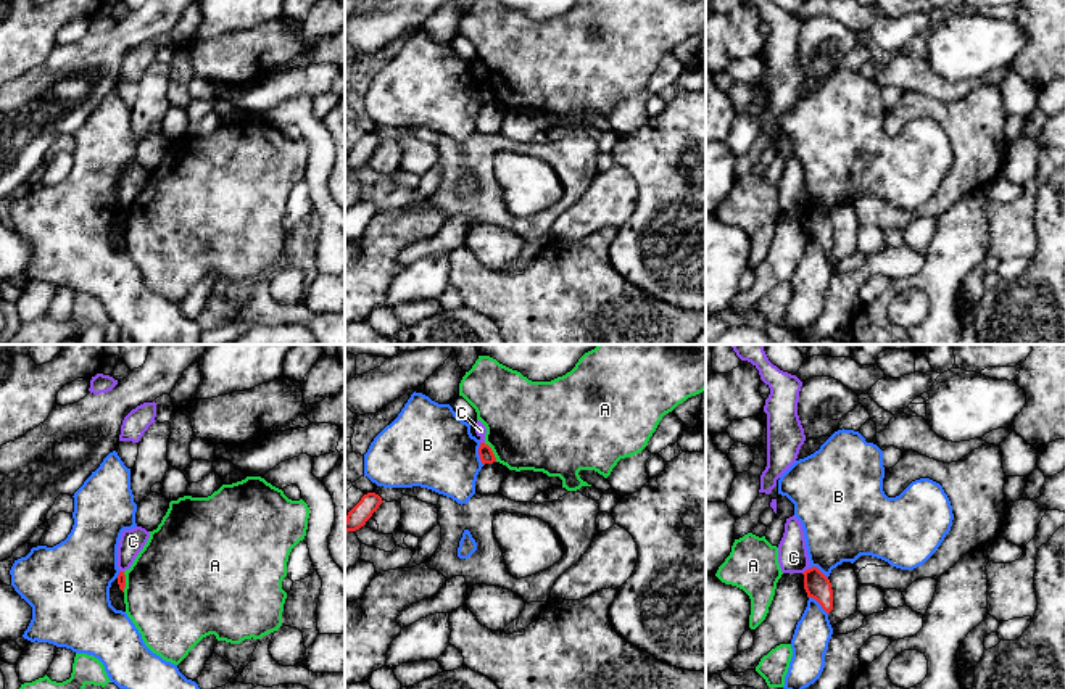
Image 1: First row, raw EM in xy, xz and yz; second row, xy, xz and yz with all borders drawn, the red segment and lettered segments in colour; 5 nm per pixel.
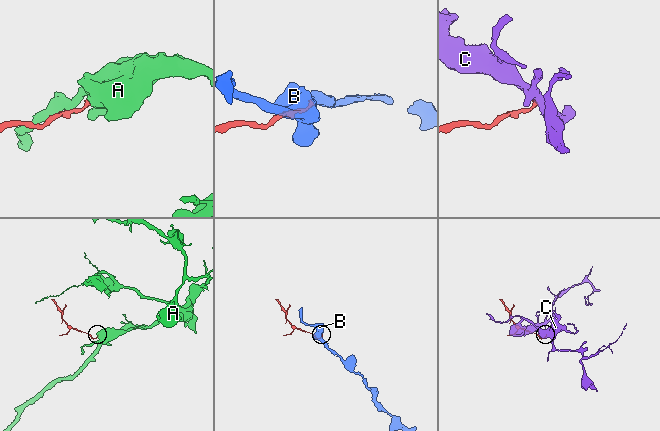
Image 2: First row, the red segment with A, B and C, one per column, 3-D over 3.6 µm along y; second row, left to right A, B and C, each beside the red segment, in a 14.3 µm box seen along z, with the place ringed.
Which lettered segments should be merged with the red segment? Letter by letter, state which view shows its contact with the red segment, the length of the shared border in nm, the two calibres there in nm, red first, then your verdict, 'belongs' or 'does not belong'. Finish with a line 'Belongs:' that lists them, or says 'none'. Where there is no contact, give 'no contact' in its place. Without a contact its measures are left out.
A: xz | 120 nm | 70/440 nm | does not belong
B: xz | 110 nm | 70/400 nm | does not belong
C: xz | 30 nm | 70/60 nm | does not belong
Belongs: none

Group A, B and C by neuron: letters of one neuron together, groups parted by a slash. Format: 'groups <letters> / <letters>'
groups A / B / C

